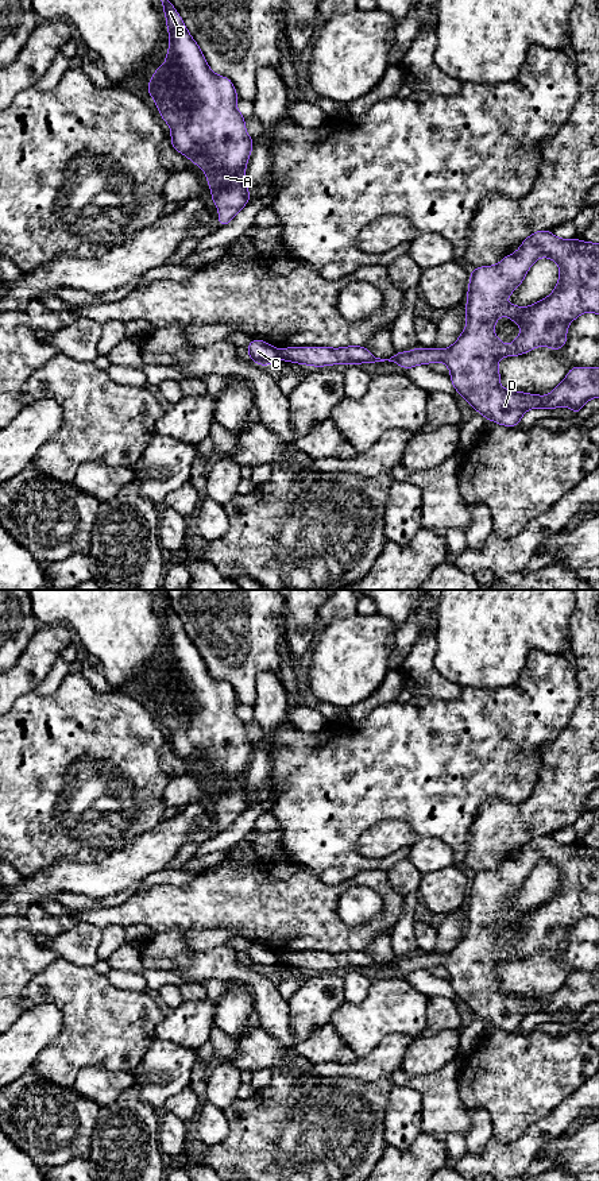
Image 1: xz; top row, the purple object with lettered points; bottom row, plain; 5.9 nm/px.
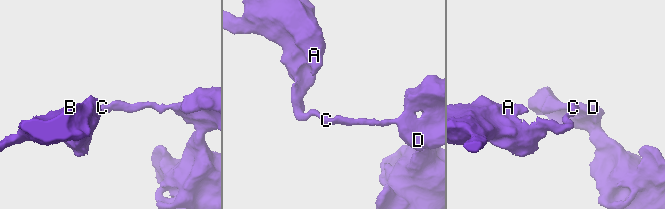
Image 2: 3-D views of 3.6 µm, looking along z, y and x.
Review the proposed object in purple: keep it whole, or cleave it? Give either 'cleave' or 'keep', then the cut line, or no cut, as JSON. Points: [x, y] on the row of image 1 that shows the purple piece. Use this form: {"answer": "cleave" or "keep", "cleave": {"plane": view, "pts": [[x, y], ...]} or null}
{"answer": "cleave", "cleave": {"plane": "xz", "pts": [[277, 350], [279, 358]]}}

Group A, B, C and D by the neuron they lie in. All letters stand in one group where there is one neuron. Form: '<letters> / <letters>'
A B C / D

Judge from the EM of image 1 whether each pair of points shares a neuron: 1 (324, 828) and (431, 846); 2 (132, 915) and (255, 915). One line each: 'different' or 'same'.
1: different
2: same

